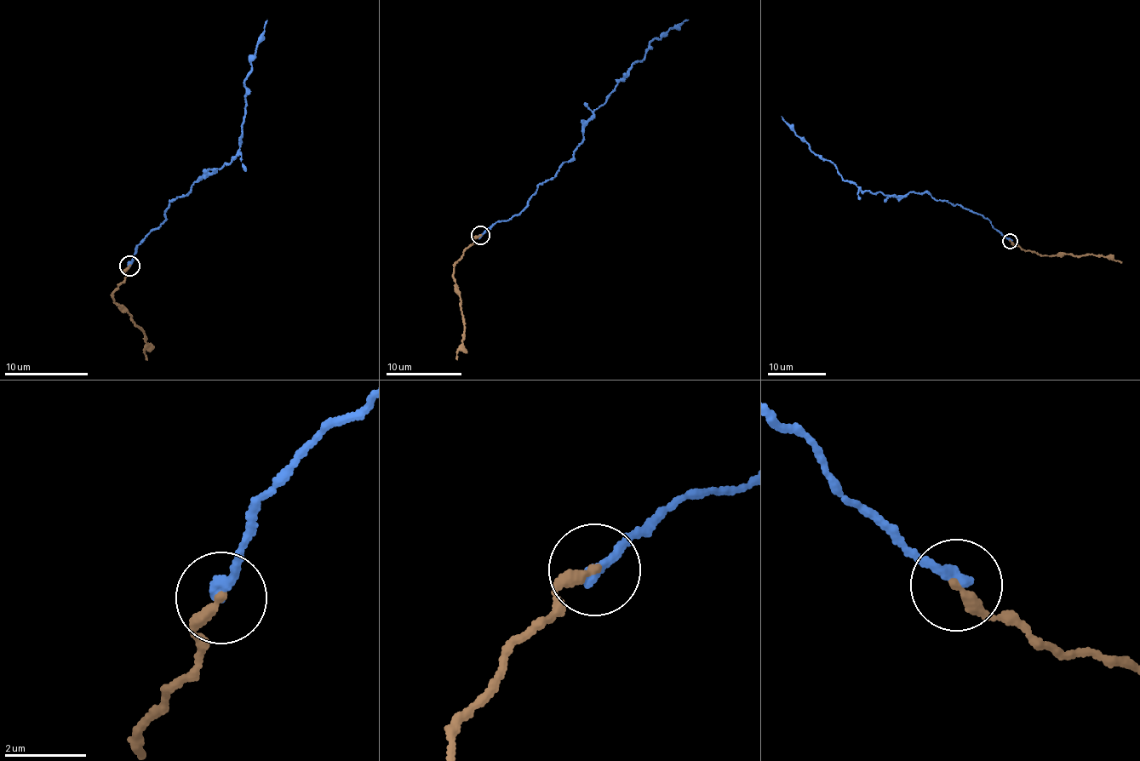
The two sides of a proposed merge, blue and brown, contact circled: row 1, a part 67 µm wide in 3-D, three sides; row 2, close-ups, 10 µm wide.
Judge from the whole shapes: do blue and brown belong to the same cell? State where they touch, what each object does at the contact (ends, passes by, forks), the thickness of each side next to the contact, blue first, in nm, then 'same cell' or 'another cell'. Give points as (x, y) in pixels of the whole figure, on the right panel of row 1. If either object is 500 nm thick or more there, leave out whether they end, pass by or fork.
(1010, 241) | blue ends | brown ends | 280/280 nm | same cell

